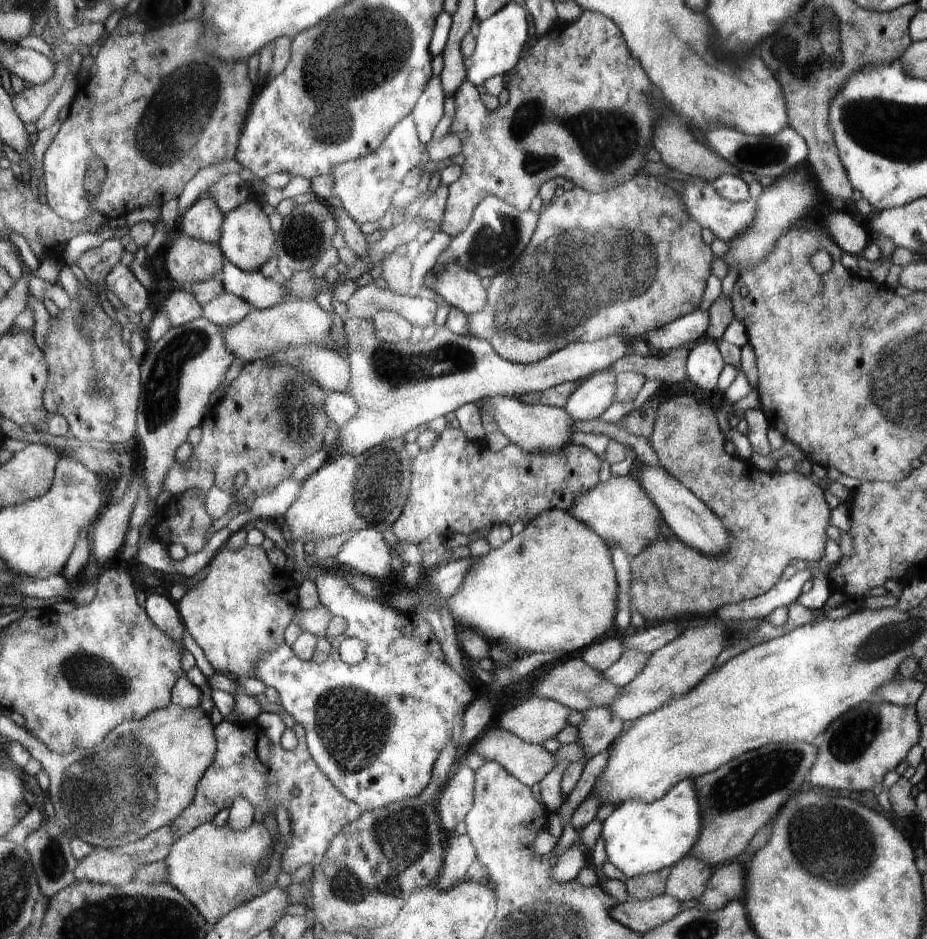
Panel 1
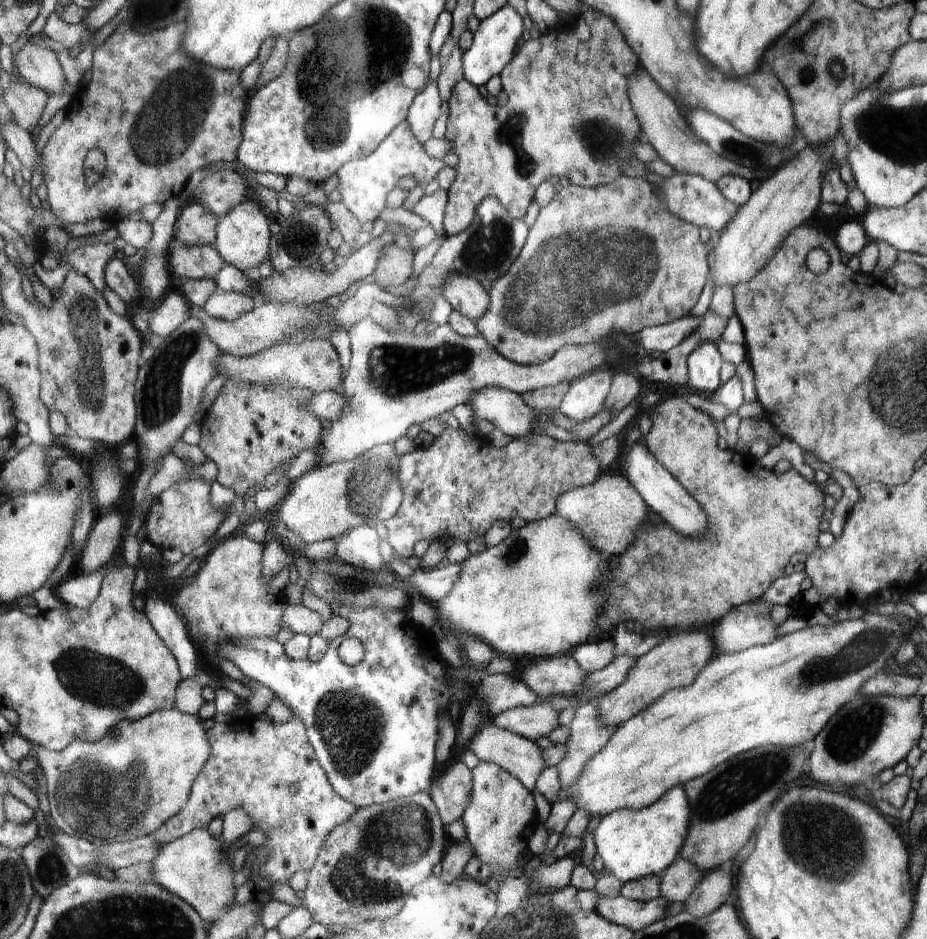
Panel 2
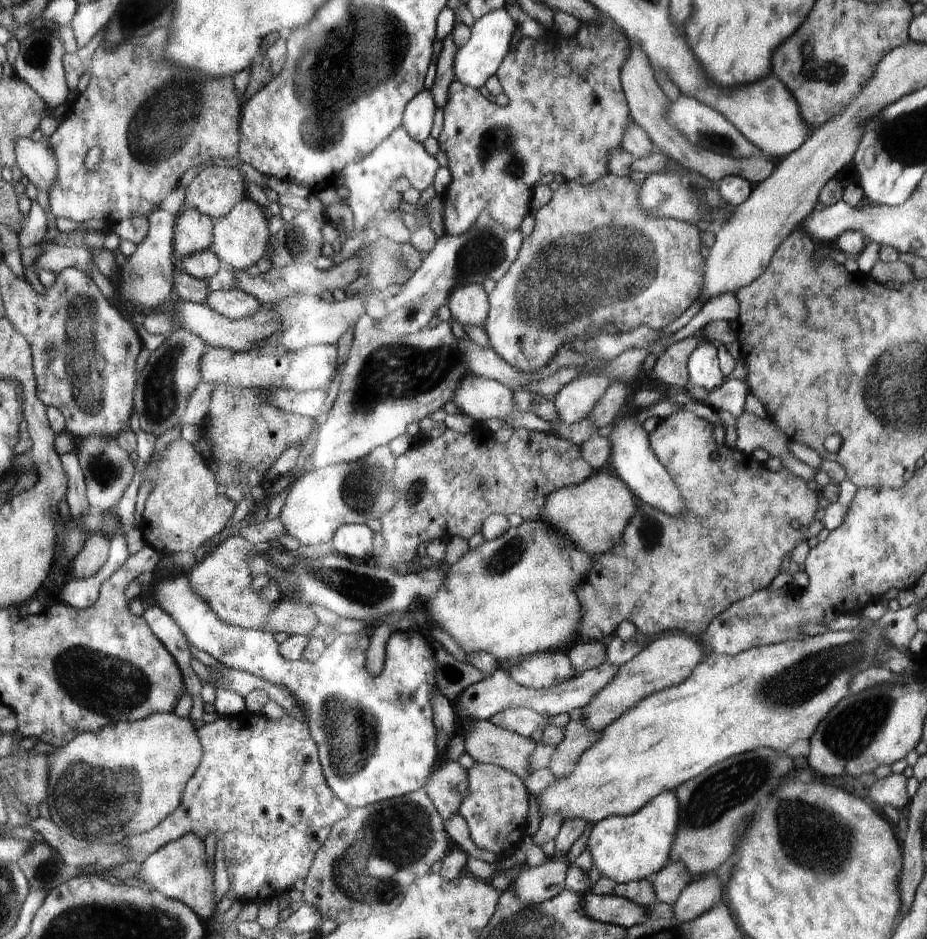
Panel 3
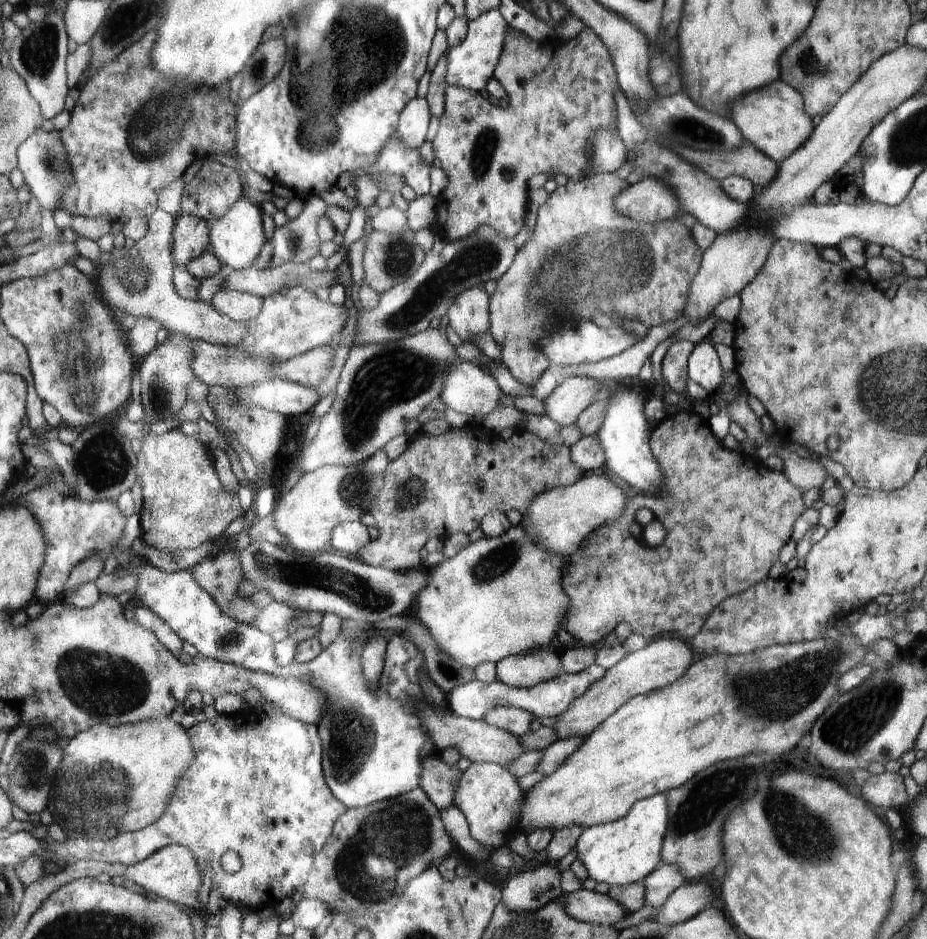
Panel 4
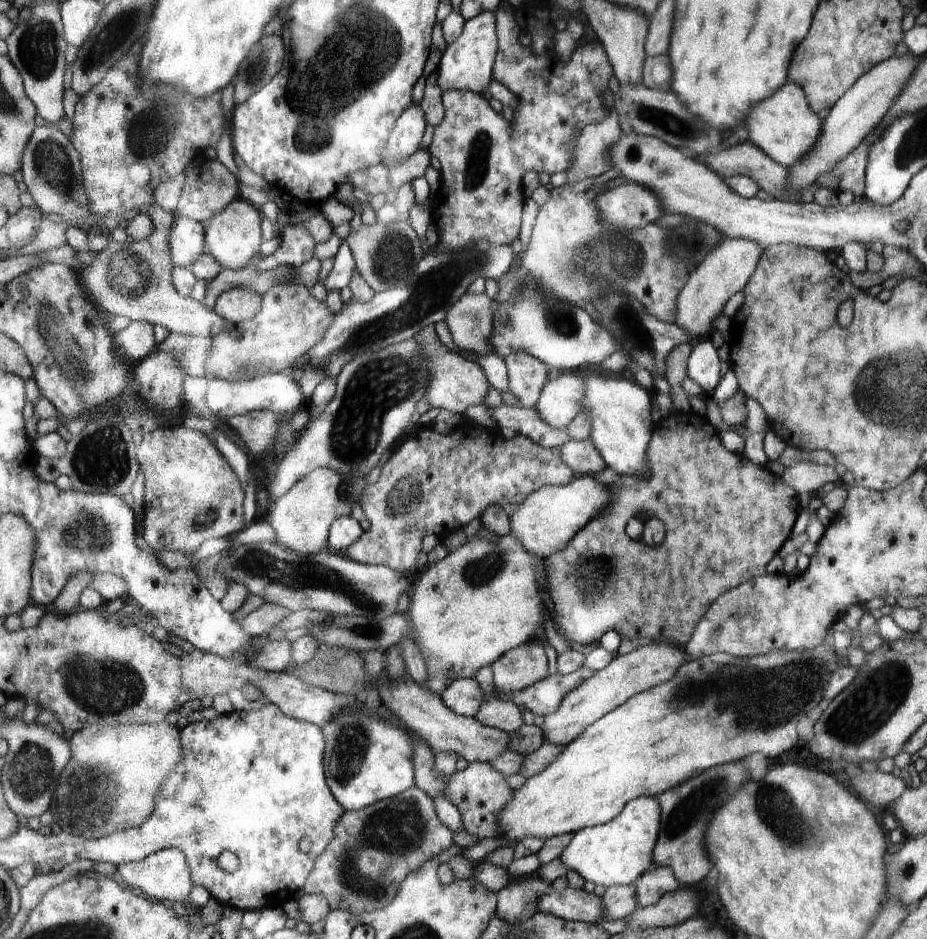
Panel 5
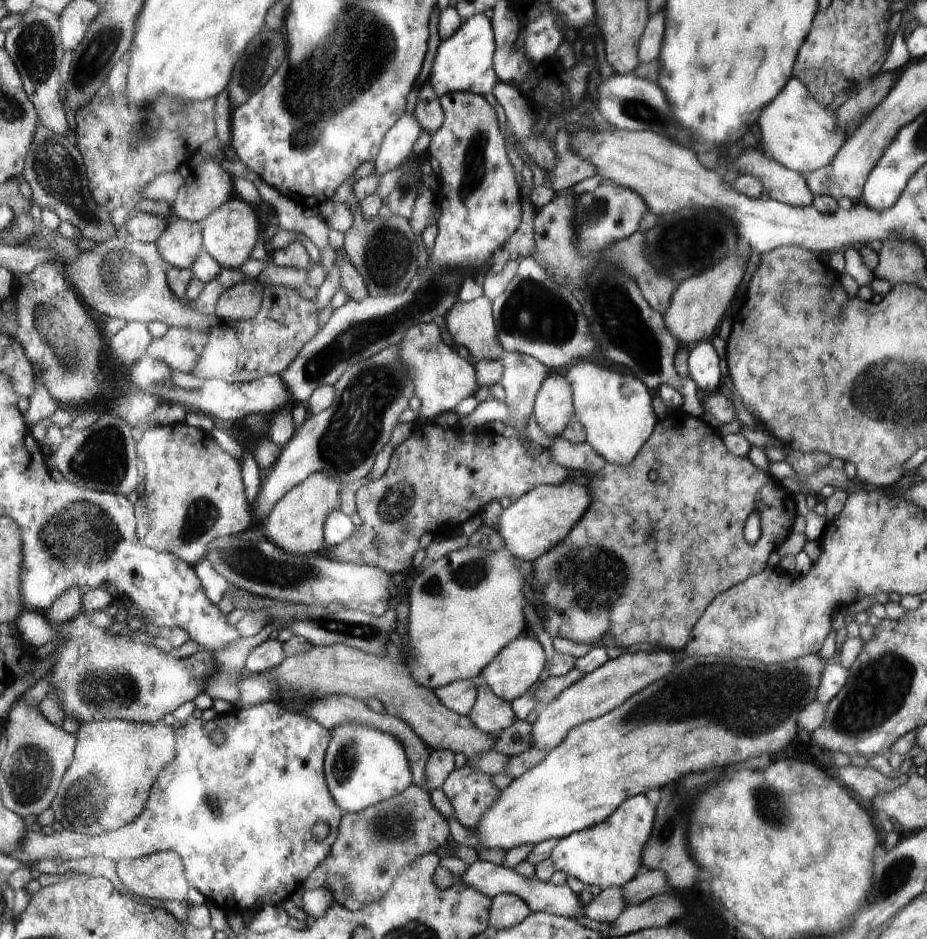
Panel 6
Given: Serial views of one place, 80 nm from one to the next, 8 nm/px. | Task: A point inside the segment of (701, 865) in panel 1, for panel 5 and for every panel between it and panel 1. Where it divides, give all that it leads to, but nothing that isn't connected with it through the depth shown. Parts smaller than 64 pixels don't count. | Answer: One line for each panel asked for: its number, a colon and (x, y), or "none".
2: (677, 882)
3: (668, 883)
4: (666, 878)
5: (658, 880)

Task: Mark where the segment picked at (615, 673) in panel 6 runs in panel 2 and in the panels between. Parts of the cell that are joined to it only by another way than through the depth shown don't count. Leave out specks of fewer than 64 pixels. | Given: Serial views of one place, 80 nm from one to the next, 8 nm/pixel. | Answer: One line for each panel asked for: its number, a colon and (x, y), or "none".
2: (674, 664)
3: (670, 660)
4: (664, 660)
5: (648, 666)

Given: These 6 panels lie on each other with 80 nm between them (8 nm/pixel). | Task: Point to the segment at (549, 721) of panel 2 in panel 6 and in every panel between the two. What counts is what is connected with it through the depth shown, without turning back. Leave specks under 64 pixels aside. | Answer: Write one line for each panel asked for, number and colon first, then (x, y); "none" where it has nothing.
3: (523, 721)
4: (517, 721)
5: (494, 711)
6: (490, 714)

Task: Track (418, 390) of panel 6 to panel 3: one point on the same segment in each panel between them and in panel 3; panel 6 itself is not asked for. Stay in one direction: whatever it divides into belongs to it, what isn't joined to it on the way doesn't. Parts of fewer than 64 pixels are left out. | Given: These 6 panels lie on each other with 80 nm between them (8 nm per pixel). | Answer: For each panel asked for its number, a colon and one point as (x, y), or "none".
3: (481, 399)
4: (469, 389)
5: (457, 383)

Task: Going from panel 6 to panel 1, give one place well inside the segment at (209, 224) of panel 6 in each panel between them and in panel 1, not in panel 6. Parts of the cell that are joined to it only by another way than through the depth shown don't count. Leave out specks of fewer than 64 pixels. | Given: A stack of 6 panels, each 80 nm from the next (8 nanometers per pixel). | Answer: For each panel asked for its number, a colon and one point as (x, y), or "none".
1: (247, 239)
2: (243, 236)
3: (240, 238)
4: (237, 238)
5: (232, 236)

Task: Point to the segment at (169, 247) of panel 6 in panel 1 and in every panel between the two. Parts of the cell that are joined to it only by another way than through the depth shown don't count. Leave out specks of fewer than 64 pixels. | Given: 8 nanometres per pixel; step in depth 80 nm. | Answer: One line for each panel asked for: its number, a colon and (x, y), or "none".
1: (203, 221)
2: (198, 226)
3: (194, 232)
4: (191, 236)
5: (187, 240)

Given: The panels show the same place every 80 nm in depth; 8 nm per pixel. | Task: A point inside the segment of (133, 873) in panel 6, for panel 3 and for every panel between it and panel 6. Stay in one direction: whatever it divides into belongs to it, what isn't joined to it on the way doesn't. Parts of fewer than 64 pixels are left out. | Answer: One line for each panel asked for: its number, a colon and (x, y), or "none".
3: (178, 870)
4: (172, 873)
5: (166, 875)

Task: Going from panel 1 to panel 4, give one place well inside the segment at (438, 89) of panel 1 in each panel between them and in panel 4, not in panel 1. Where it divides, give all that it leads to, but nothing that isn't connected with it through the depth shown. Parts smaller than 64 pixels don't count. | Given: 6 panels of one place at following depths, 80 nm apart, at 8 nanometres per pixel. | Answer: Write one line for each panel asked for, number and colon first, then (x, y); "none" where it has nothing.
2: (426, 108)
3: (418, 118)
4: (412, 128)

